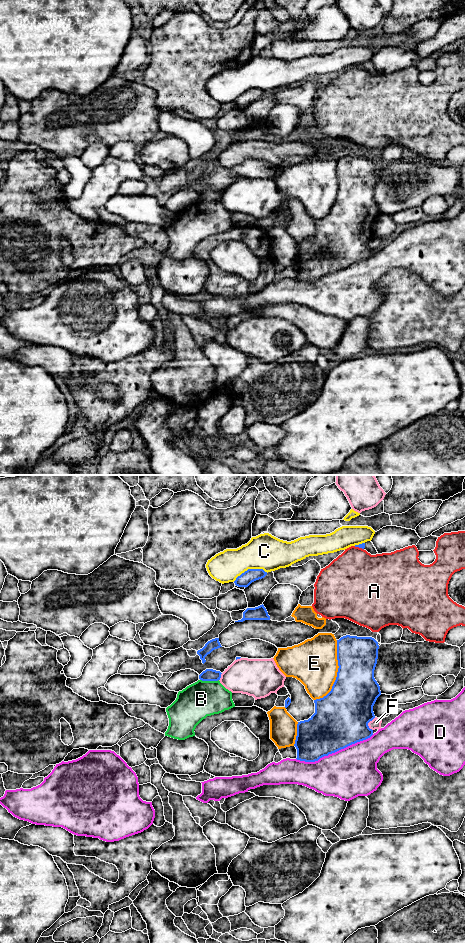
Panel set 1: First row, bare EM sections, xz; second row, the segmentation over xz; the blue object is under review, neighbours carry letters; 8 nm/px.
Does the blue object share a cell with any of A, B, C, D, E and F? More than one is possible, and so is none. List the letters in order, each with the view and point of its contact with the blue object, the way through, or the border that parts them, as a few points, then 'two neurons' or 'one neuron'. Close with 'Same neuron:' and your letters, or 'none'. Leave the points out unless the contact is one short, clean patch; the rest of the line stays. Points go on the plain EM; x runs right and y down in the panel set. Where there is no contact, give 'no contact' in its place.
A: contact xz (359, 67); two neurons
B: contact xz (209, 200); border xz (200, 199), (218, 200); two neurons
C: contact xz (250, 89); two neurons
D: contact xz (334, 272); two neurons
E: contact xz (337, 193); two neurons
F: contact xz (368, 242); two neurons
Same neuron: none

